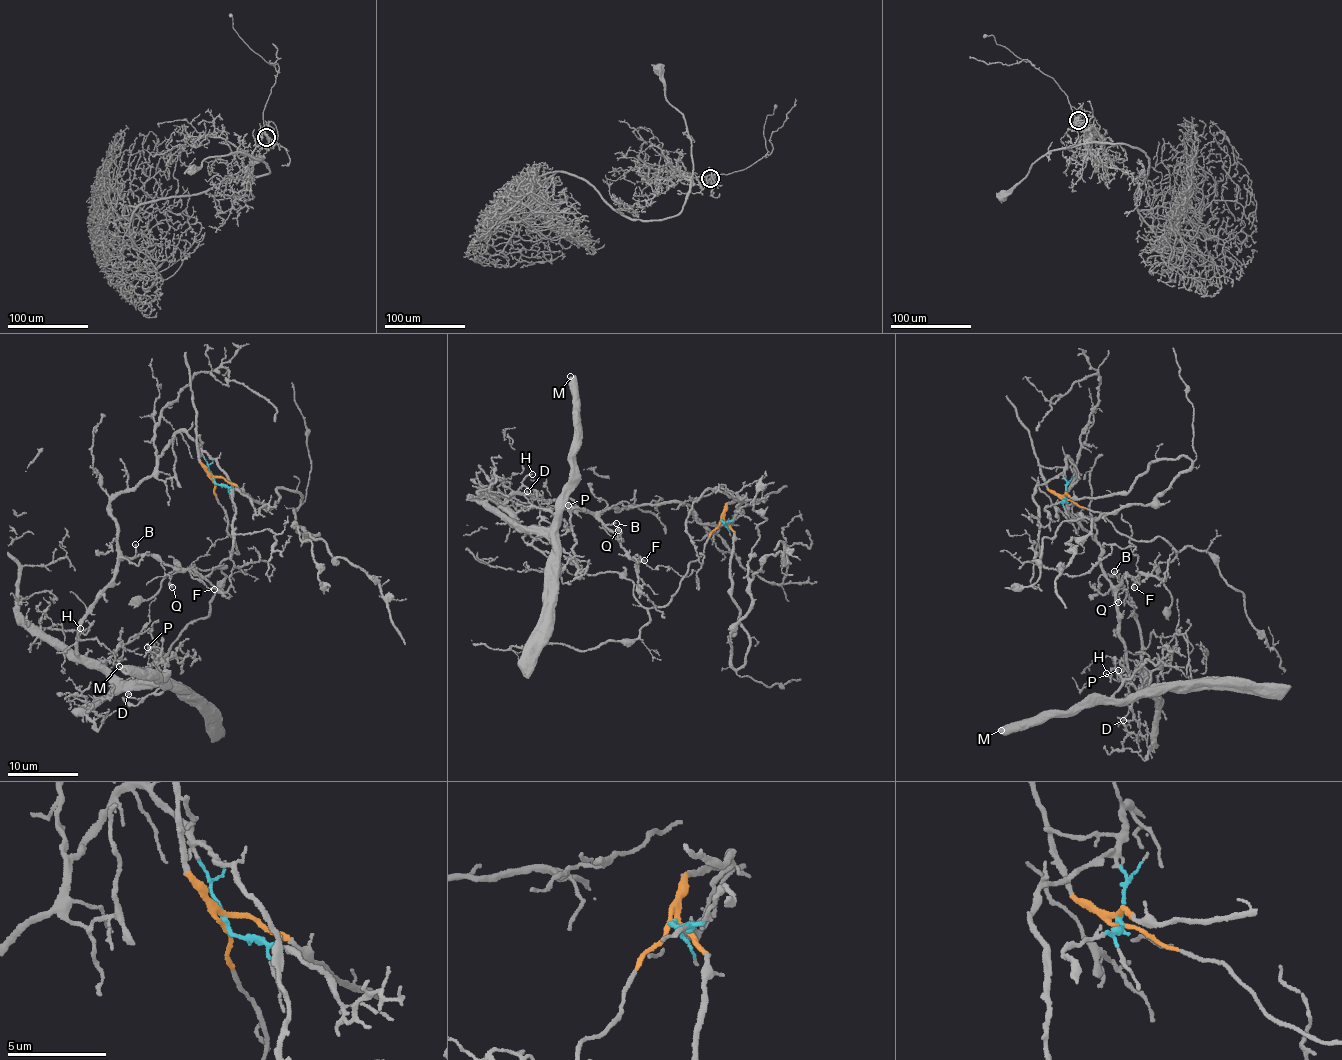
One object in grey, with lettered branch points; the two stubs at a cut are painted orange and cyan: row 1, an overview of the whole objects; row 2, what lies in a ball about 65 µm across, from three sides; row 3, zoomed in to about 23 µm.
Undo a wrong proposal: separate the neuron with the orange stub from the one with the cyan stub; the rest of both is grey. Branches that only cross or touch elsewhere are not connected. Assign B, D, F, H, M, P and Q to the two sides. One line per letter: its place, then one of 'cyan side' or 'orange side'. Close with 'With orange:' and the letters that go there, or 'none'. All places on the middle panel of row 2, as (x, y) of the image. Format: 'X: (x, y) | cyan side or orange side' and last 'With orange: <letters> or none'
B: (616, 523) | cyan side
D: (527, 491) | cyan side
F: (644, 560) | cyan side
H: (532, 474) | cyan side
M: (570, 376) | cyan side
P: (568, 505) | cyan side
Q: (618, 530) | cyan side
With orange: none

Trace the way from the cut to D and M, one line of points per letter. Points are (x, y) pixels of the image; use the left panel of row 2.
D: (212, 479), (177, 433), (111, 503), (115, 578), (76, 654), (164, 689), (128, 693)
M: (212, 479), (177, 433), (112, 499), (115, 578), (76, 654), (163, 687), (118, 667)

